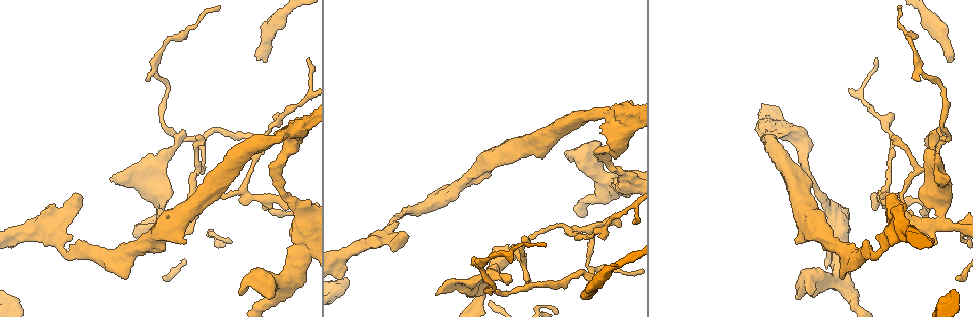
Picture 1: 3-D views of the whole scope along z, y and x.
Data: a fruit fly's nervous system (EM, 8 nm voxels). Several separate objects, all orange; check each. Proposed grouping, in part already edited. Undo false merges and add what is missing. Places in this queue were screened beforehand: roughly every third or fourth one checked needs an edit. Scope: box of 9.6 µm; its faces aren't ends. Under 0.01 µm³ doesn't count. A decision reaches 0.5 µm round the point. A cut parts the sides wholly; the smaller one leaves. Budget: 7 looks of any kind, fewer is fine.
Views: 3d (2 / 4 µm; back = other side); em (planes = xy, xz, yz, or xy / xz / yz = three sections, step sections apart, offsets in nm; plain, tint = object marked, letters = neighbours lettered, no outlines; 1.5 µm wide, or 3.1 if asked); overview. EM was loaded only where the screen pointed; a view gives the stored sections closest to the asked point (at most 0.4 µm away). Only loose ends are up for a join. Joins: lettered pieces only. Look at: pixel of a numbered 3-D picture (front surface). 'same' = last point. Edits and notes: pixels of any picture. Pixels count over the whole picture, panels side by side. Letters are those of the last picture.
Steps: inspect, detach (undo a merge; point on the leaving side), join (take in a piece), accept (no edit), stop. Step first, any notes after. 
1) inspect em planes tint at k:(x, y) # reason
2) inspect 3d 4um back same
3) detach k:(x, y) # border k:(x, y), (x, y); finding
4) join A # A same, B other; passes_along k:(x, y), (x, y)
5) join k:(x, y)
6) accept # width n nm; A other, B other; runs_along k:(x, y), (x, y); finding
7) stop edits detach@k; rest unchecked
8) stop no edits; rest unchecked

inspect em xy step 4 tint at 1:(508, 277) # thin end

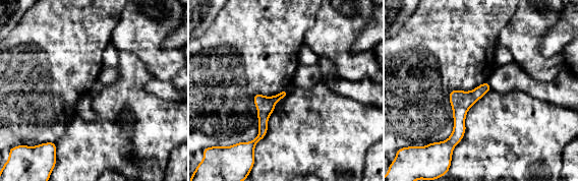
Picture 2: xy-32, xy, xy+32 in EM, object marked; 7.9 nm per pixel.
inspect em planes tint same

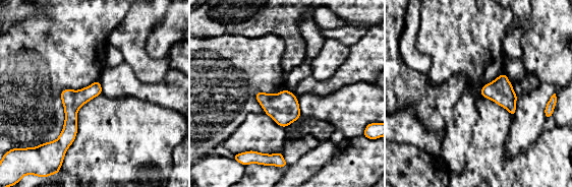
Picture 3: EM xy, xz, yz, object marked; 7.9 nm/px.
inspect em planes letters same

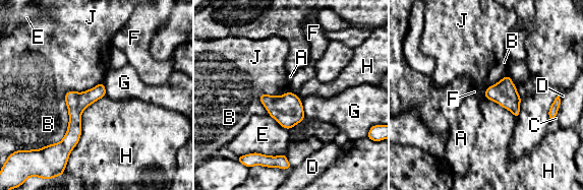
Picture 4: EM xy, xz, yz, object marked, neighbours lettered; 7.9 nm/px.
accept # width 160 nm; A other, B other, C other, D other, E other, F other, G other, H other, J other; border 4:(106, 94), (82, 112), (67, 160); none of them fits

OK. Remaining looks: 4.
inspect em yz step 4 letters at 1:(936, 146) # tapers out

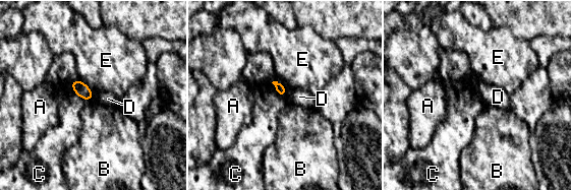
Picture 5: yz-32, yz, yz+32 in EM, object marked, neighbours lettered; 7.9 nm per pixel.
inspect em planes letters same # cut it another way

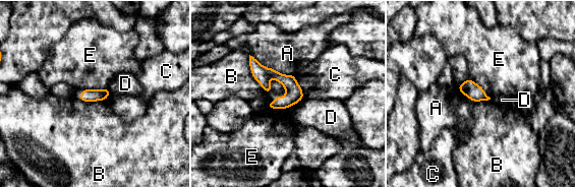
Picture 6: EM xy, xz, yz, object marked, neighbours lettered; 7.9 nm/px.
accept # A other, B other, C other, D other, E other; runs_along 6:(251, 59), (300, 97); no lettered piece goes on from it

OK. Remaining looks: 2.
inspect em xy step 8 letters at 1:(619, 227) # an open end

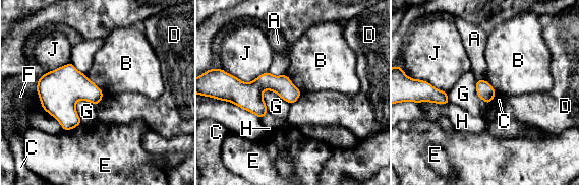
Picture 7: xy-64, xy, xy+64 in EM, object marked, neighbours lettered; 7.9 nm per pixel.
accept # longest_contact J 340 nm; A other, B other, C other, D other, E other, F other, G other, H other, J other; border 7:(496, 93), (495, 97), (487, 104); no lettered piece goes on from it

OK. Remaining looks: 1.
stop no edits; rest unchecked

